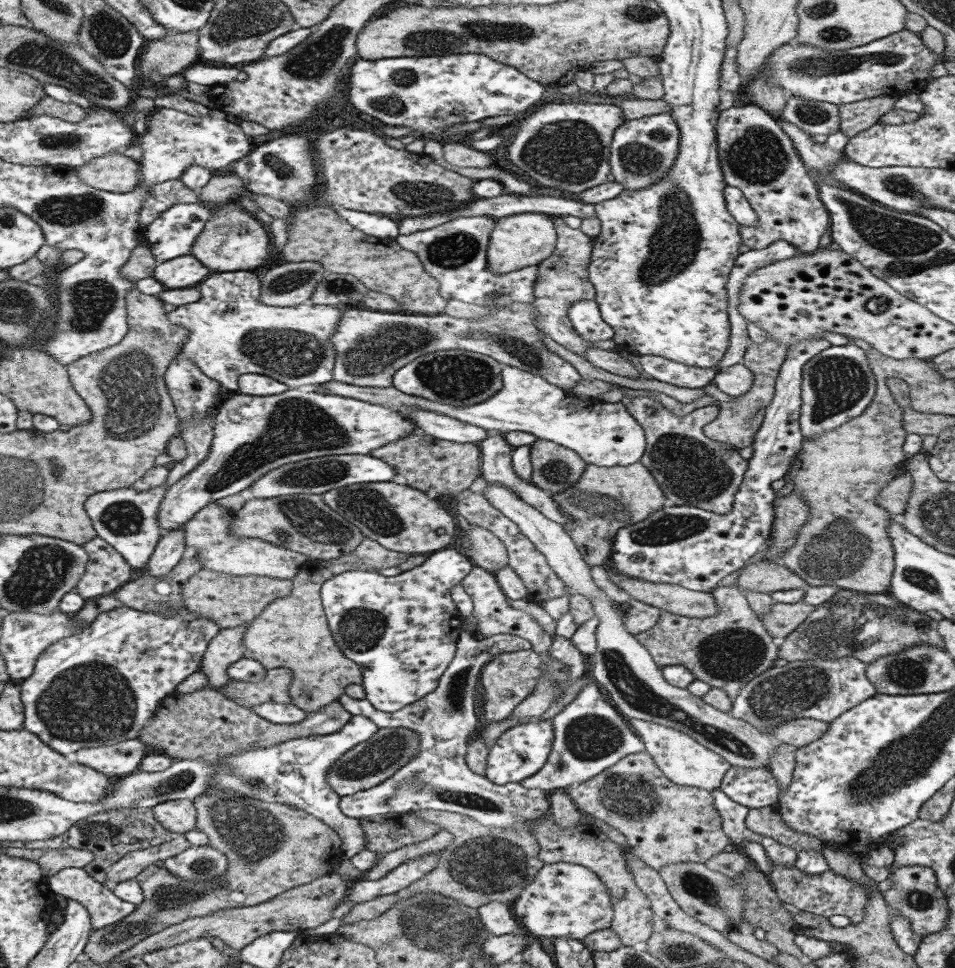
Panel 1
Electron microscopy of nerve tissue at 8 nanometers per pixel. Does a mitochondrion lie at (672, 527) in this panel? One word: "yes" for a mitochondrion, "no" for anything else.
yes

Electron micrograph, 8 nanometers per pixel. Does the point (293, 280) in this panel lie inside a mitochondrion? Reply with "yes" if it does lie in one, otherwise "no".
yes

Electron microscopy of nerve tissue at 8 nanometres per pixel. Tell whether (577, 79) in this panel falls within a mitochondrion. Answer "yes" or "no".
no

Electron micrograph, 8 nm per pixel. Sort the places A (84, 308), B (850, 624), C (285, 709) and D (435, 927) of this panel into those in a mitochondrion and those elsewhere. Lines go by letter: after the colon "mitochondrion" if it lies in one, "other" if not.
A: mitochondrion
B: mitochondrion
C: other
D: mitochondrion

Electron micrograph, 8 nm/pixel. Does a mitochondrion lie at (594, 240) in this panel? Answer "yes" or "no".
no

